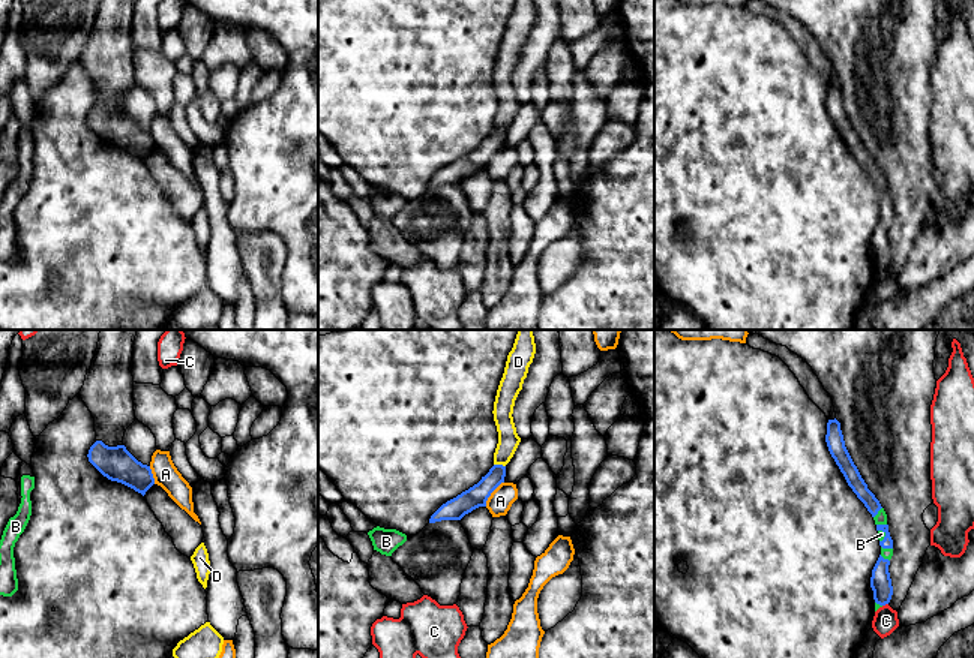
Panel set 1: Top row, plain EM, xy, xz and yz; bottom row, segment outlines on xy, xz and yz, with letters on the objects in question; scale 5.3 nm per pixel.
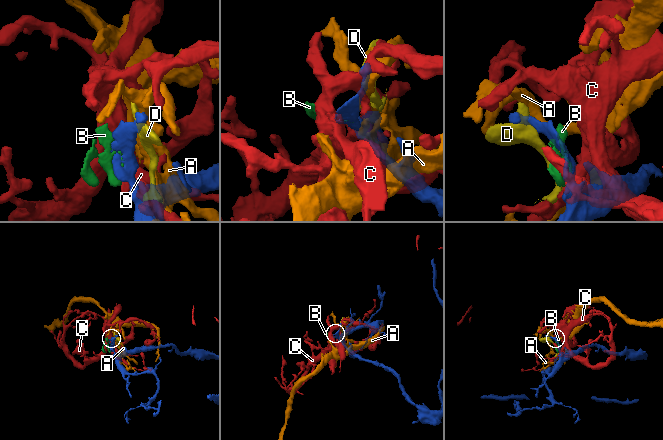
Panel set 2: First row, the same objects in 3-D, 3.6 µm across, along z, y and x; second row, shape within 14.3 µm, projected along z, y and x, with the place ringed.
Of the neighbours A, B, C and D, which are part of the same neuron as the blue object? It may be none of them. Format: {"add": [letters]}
{"add": ["B"]}

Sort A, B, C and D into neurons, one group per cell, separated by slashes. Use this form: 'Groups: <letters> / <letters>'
Groups: A / B / C / D

